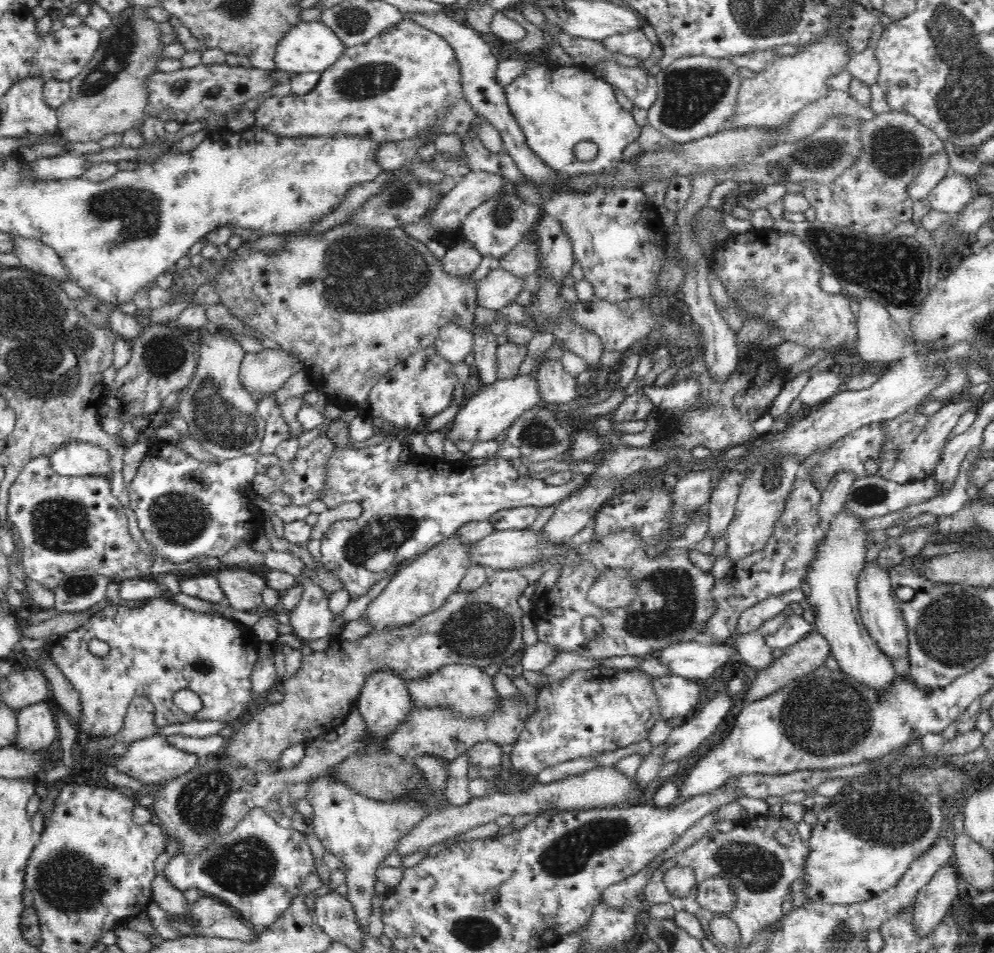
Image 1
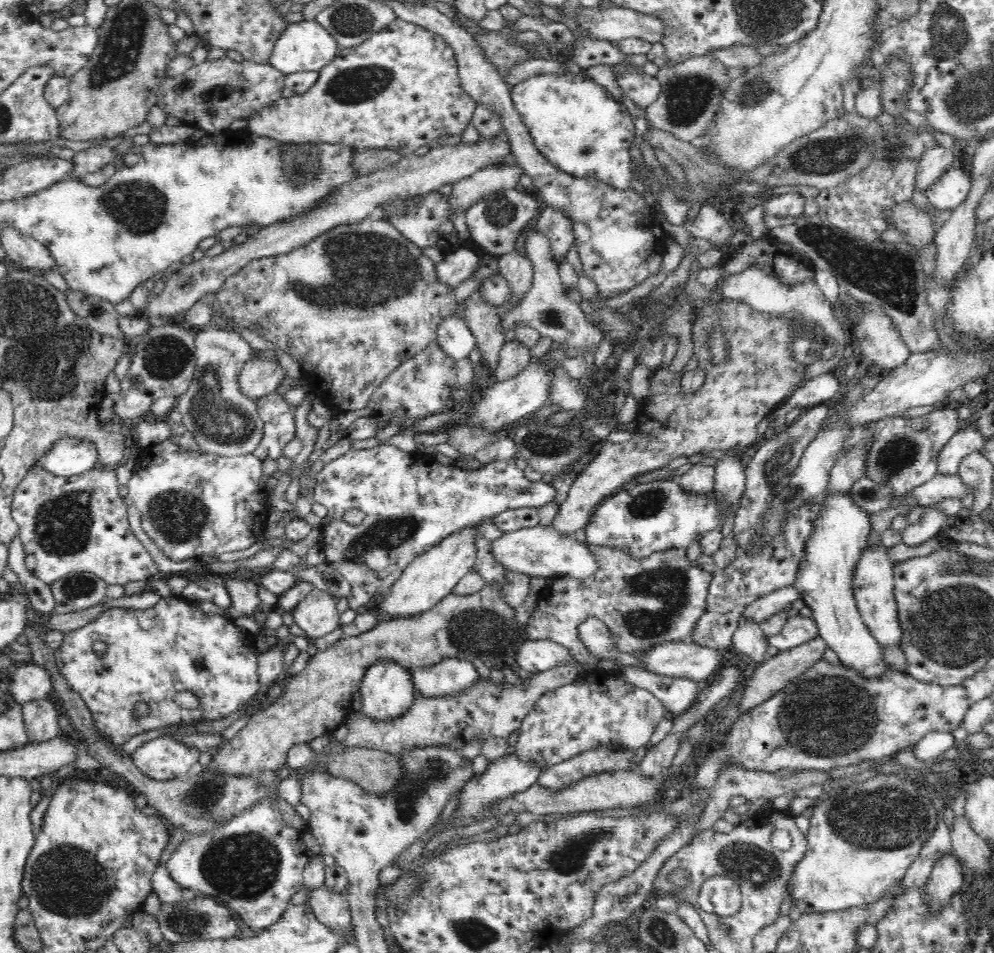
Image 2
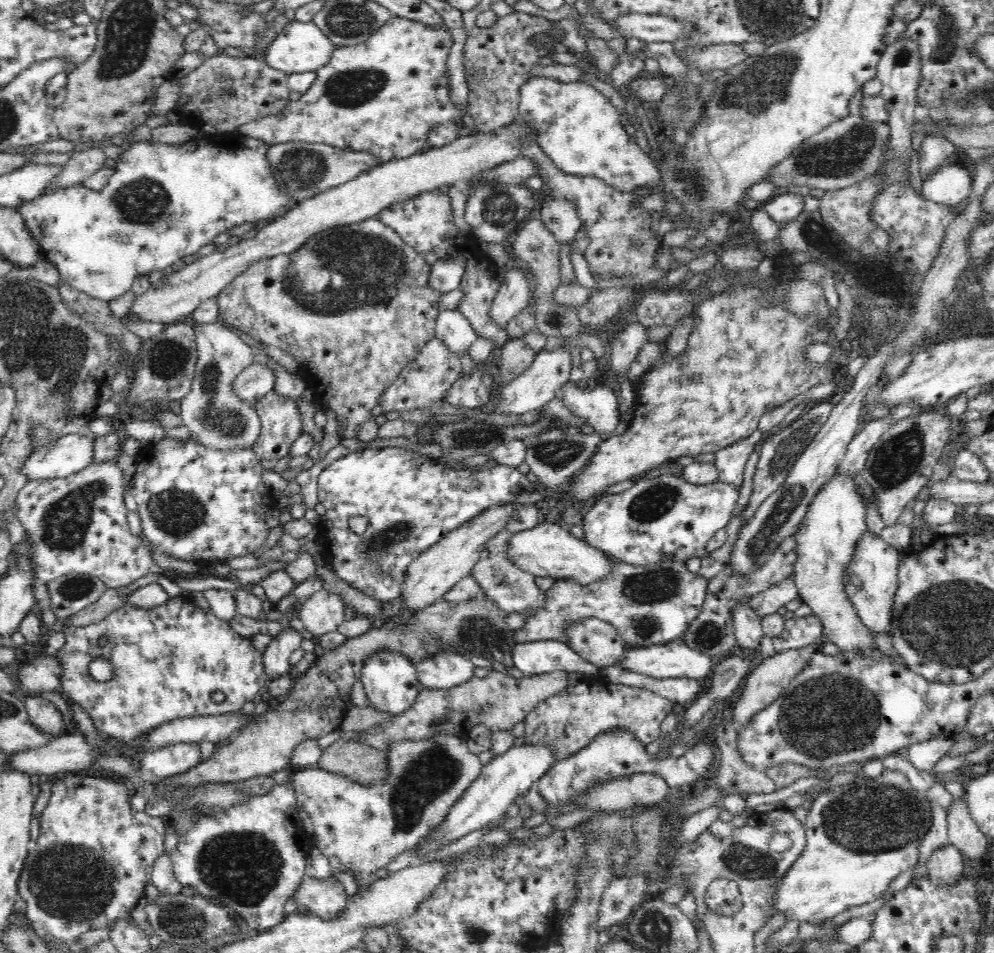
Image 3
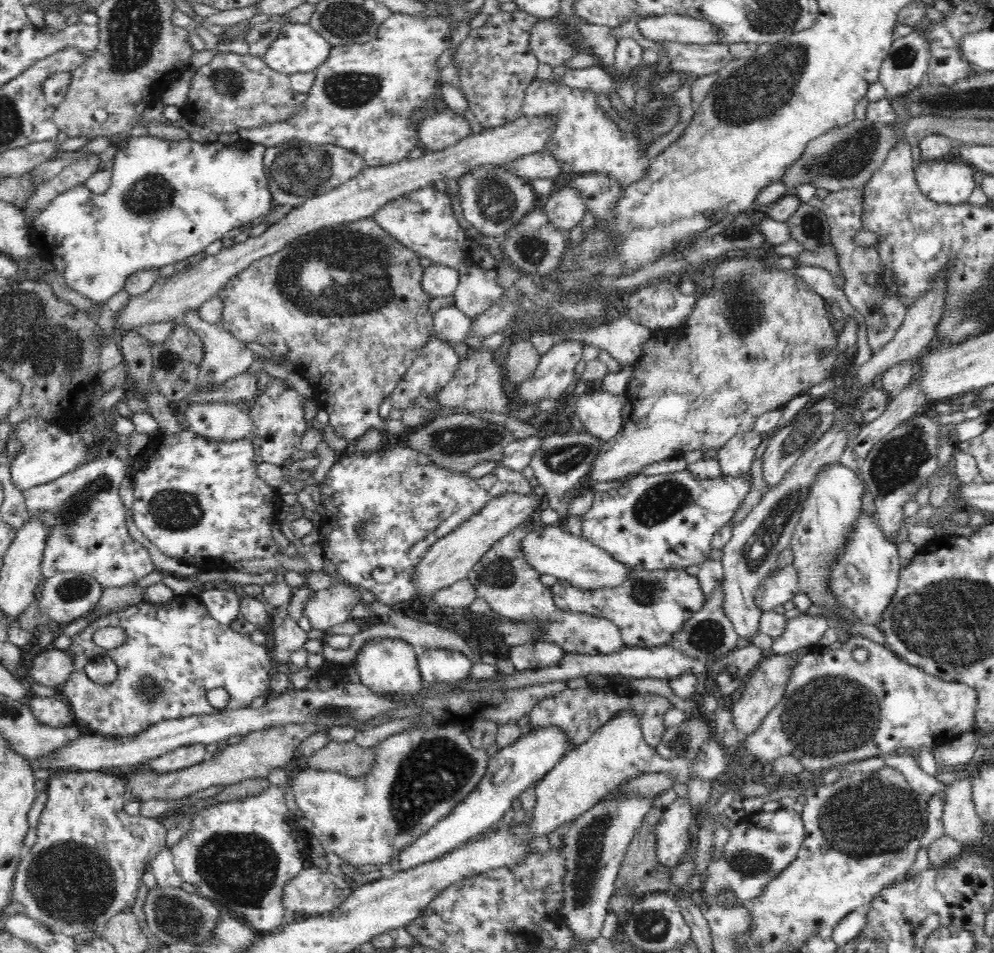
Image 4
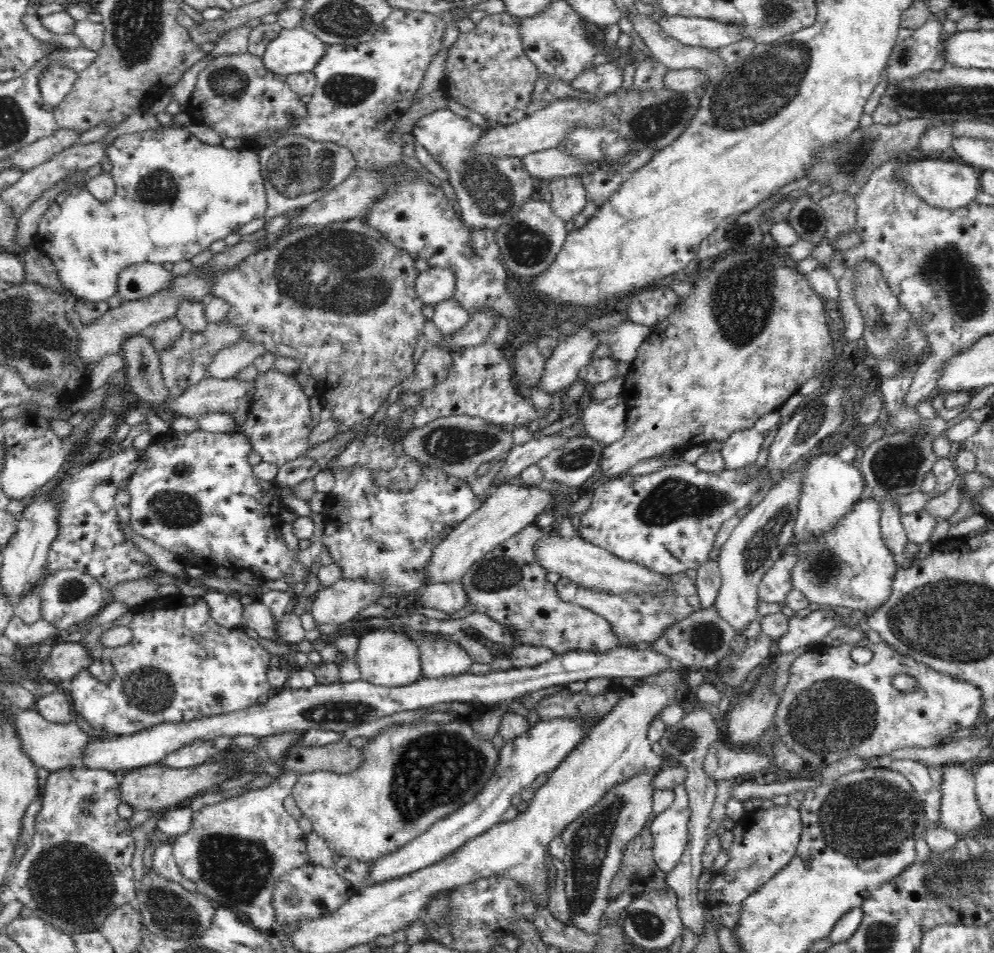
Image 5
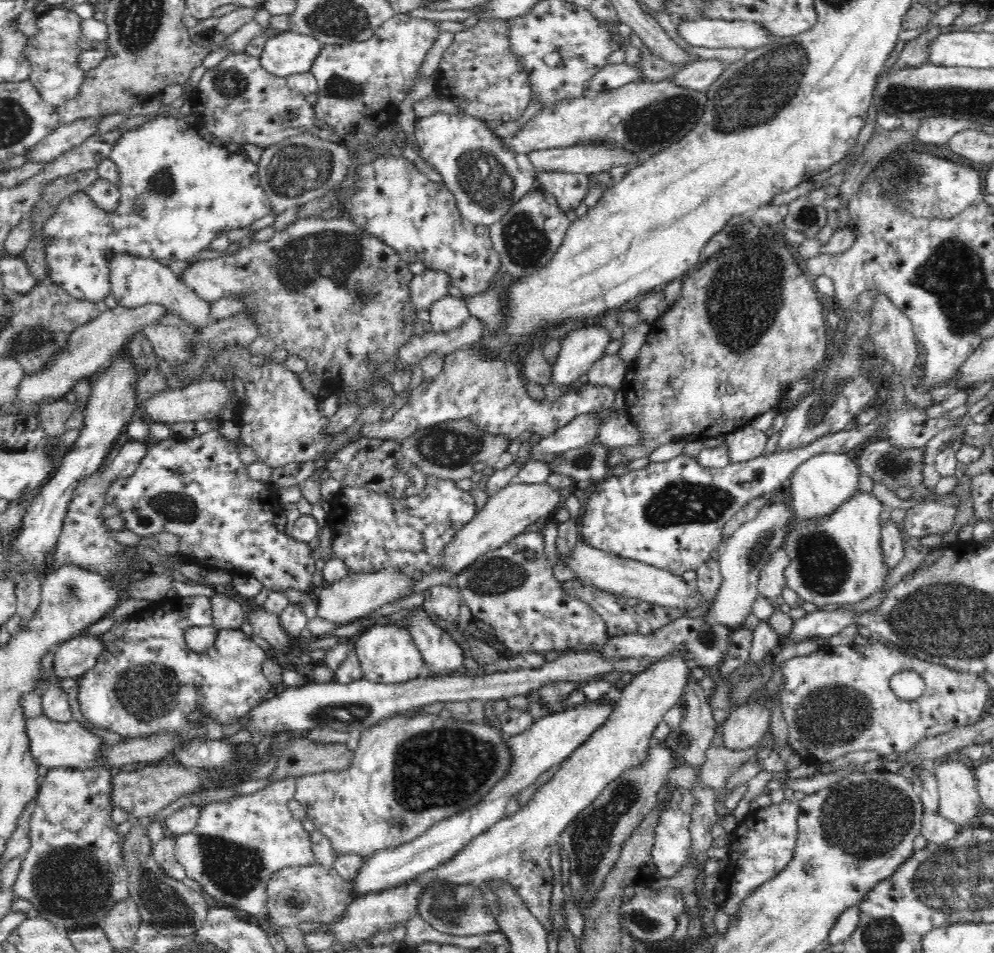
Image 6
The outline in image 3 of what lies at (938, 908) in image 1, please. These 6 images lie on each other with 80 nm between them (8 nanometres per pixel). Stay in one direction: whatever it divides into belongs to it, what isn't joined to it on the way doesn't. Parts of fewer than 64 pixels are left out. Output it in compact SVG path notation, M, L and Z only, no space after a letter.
M952 842L936 848L926 862L927 874L934 885L954 885L964 870L964 858Z

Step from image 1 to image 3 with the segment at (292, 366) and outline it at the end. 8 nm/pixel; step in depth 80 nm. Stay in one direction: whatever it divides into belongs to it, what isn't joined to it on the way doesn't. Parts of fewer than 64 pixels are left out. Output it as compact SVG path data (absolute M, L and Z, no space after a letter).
M254 364L247 366L232 382L233 394L249 406L255 406L262 398L275 388L275 372L267 366Z

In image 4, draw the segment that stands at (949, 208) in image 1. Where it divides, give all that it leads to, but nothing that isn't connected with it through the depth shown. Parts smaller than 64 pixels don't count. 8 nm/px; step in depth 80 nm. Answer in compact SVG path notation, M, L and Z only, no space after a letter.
M921 161L912 172L920 192L939 205L968 203L976 188L974 170L966 162Z

